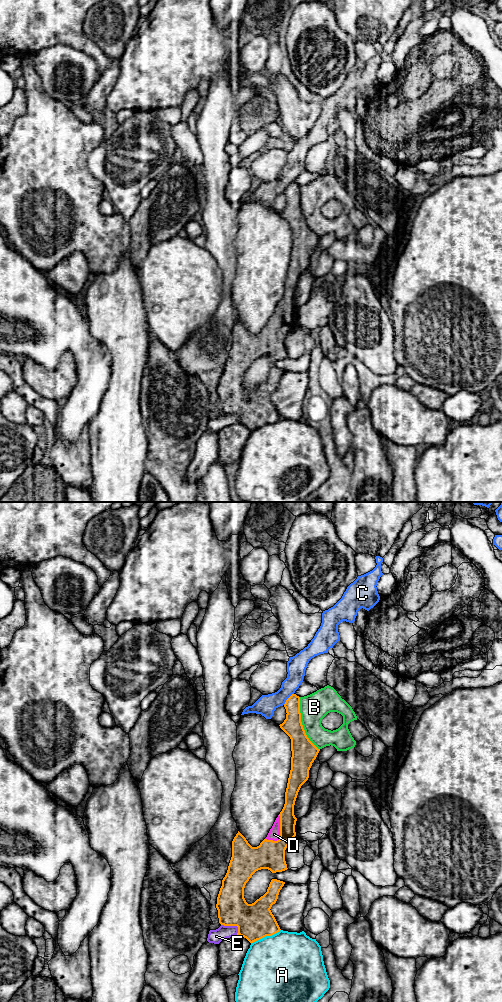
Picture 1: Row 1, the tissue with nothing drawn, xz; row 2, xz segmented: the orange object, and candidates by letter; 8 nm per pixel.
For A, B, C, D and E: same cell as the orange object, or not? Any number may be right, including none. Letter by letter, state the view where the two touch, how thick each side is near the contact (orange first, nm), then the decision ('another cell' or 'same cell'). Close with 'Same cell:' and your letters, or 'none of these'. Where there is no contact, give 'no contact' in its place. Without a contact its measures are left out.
A: xz | 300/480 nm | another cell
B: xz | 200/220 nm | another cell
C: xz | 160/160 nm | another cell
D: xz | 220/100 nm | same cell
E: xz | 300/110 nm | another cell
Same cell: D

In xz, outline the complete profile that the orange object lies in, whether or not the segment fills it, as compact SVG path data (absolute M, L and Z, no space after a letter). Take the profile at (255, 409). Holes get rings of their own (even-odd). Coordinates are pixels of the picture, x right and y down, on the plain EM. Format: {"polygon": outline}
{"polygon": "M292 182L284 195L286 207L279 214L290 225L292 239L284 295L259 334L252 335L238 319L232 329L232 345L217 385L219 411L237 414L237 423L250 431L281 418L270 397L276 391L285 370L272 367L267 380L252 392L246 390L244 376L258 358L268 357L276 361L288 357L285 338L296 324L295 289L301 274L308 268L309 258L320 239L309 228L303 216L300 185Z"}

